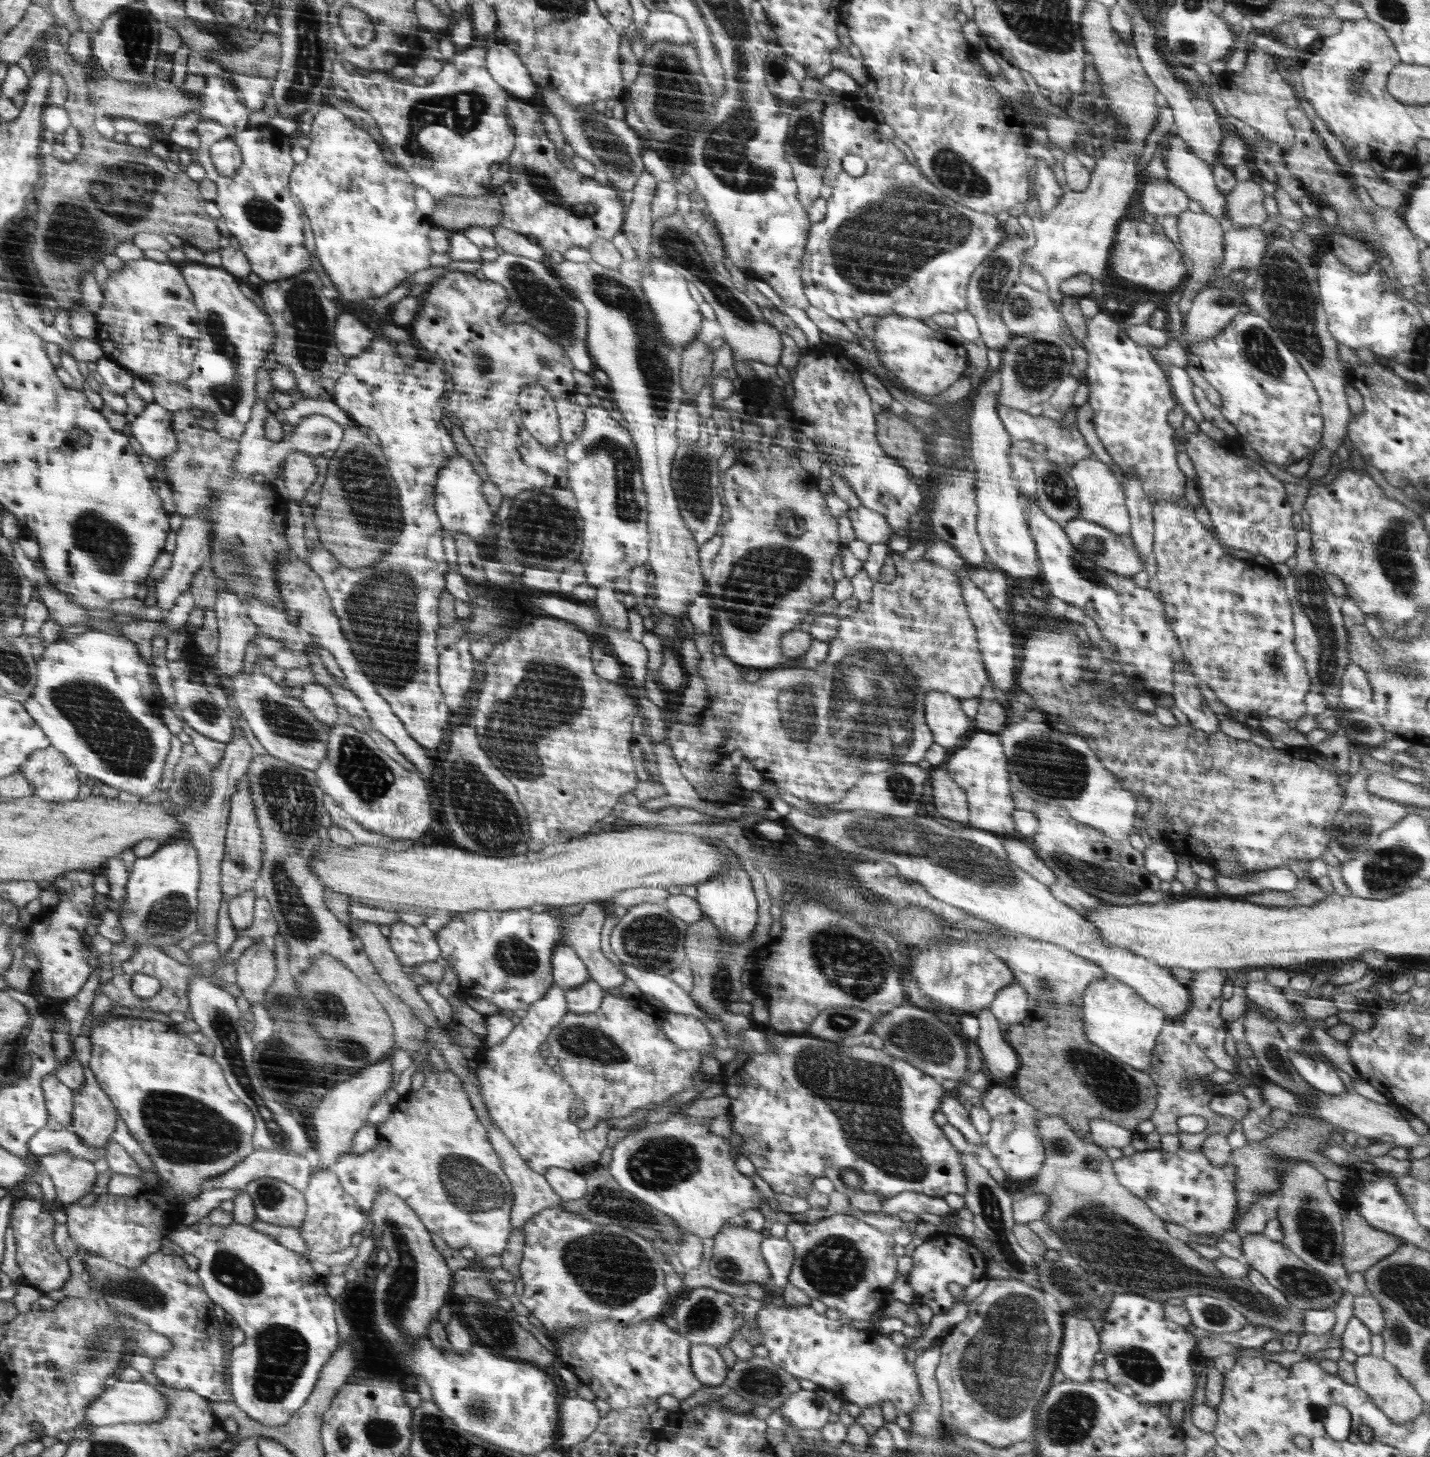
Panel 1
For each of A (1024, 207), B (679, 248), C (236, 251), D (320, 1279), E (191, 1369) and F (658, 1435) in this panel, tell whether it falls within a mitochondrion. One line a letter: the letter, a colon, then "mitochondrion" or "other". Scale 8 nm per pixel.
A: other
B: mitochondrion
C: other
D: other
E: other
F: other

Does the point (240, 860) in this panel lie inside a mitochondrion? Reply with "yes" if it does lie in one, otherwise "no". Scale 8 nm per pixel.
yes

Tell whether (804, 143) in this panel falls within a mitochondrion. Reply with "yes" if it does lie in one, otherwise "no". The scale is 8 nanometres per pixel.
yes

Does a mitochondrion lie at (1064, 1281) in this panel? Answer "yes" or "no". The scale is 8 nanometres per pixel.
yes

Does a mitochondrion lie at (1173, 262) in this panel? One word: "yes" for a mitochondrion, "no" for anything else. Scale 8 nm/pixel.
no

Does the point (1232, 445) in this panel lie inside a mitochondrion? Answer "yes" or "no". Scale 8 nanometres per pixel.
no

